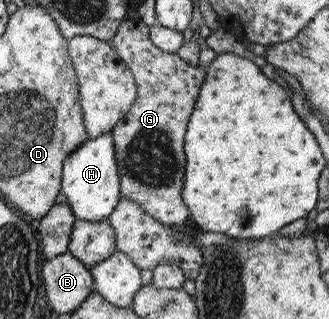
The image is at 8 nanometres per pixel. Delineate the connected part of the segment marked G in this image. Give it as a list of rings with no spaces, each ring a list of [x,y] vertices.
[[[132,16],[122,20],[108,43],[131,70],[136,96],[128,112],[111,128],[120,197],[134,200],[144,213],[162,225],[180,226],[189,219],[180,190],[184,178],[182,144],[206,69],[190,66],[176,53],[158,50],[148,38],[148,26]]]

